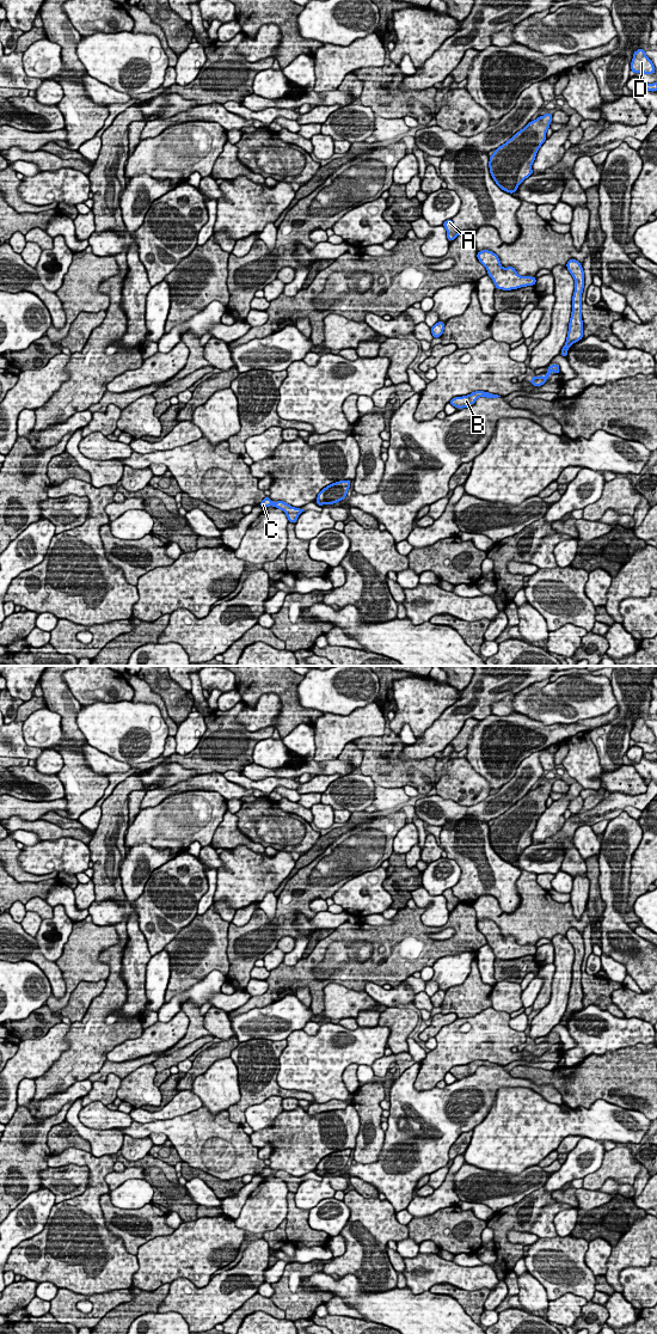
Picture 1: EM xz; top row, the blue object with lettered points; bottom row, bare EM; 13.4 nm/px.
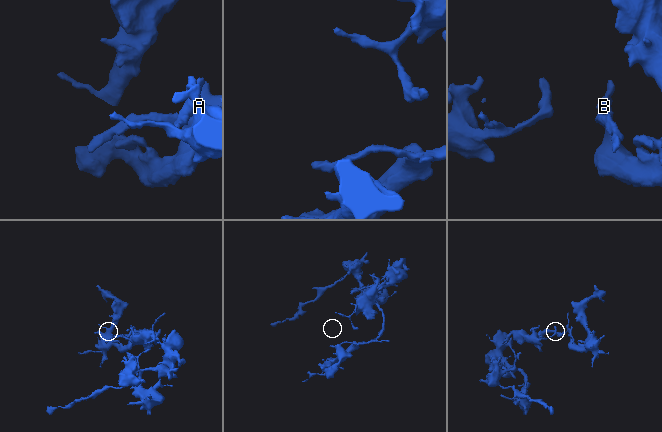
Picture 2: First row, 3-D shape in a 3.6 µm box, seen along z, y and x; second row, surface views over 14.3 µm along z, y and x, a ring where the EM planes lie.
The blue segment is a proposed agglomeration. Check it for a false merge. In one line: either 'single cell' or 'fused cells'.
single cell

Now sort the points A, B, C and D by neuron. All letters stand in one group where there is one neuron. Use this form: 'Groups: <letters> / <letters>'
Groups: A B C D

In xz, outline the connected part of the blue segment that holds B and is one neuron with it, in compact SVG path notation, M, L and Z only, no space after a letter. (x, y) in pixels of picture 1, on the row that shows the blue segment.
M474 391L467 396L454 397L449 400L449 403L458 409L462 409L462 408L468 408L468 406L473 405L479 397L498 398L501 396L493 394L490 392L484 392L484 391Z

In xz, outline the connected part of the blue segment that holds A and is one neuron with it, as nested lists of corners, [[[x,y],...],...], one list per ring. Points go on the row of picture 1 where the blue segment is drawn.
[[[449,219],[449,220],[446,220],[442,225],[446,231],[447,231],[447,239],[449,241],[453,241],[458,235],[462,234],[462,235],[466,235],[466,237],[473,237],[473,234],[466,234],[466,233],[461,233],[454,225],[453,225],[453,220]]]

